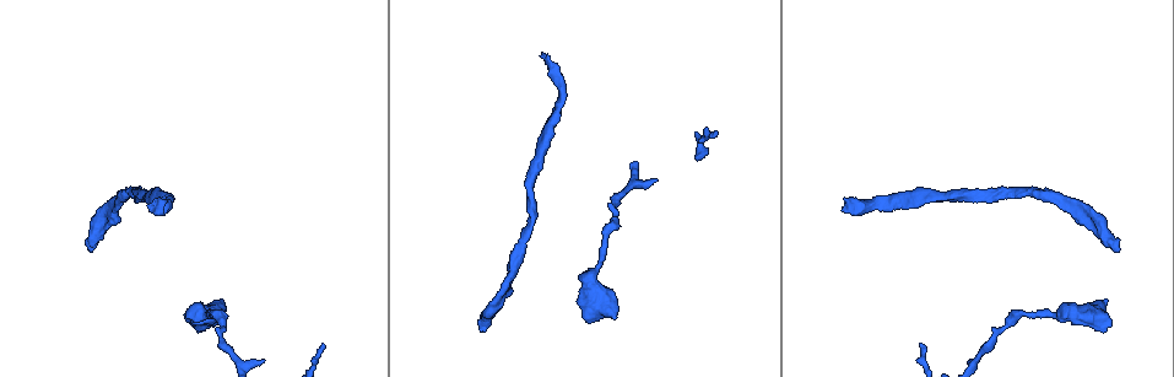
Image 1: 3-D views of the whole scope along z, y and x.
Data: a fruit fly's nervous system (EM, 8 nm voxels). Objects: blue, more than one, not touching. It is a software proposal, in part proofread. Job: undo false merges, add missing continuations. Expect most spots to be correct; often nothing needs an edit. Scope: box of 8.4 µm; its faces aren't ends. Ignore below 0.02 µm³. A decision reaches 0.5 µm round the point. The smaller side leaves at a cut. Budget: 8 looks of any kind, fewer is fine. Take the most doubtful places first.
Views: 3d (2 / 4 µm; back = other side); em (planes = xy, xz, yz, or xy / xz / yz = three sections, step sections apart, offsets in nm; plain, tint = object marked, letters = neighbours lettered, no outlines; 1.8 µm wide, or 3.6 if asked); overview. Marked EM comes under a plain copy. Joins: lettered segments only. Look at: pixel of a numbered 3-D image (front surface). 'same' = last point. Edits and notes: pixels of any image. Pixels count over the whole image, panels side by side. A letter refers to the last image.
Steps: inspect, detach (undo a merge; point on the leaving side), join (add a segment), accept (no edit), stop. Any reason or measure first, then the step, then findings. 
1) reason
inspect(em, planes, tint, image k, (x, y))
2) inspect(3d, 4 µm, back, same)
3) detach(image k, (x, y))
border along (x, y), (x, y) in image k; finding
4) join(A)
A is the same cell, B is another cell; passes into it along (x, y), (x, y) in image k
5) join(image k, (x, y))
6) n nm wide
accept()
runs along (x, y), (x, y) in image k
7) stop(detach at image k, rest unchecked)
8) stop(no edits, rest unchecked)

free end
inspect(3d, 2 µm, image 1, (844, 207))

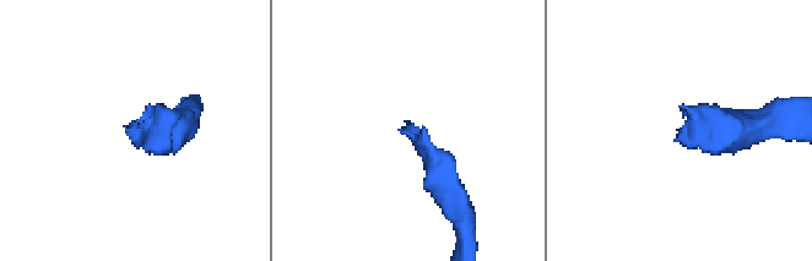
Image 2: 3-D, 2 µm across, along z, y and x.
inspect(em, yz, step 8, letters, image 2, (129, 135))

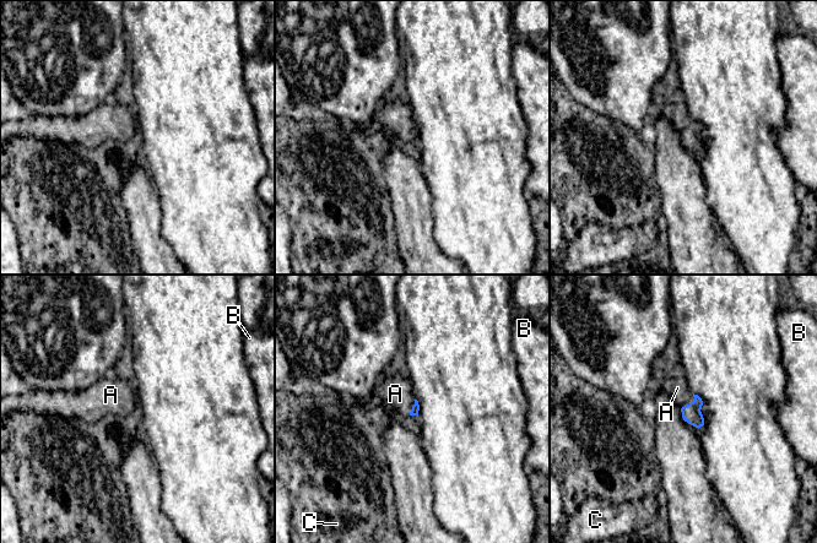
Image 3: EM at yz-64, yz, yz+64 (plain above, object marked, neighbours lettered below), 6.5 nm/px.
join(image 3, (677, 387))
A is the same cell, B and C are other cells; passes into it along (691, 413), (691, 402), (677, 387) in image 3; the neuron continues

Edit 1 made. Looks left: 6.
see it whole again
inspect(overview)

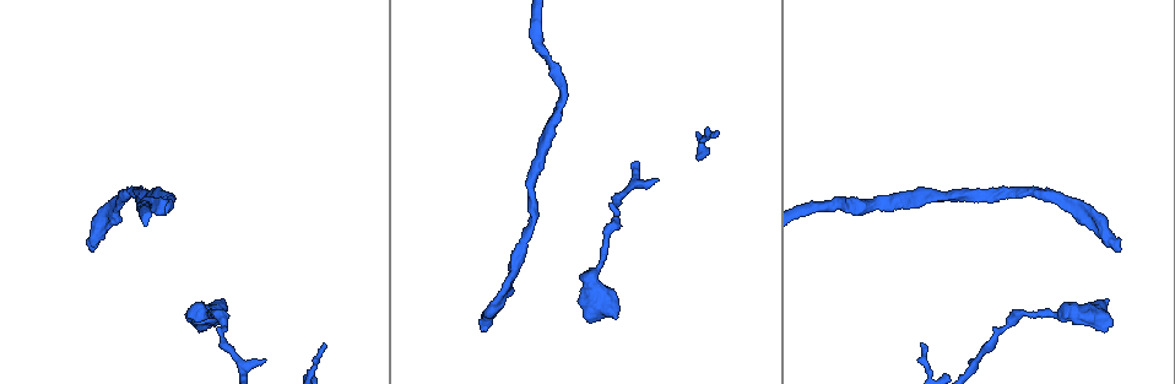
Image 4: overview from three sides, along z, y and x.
long arm stops here
inspect(em, planes, tint, image 4, (486, 329))

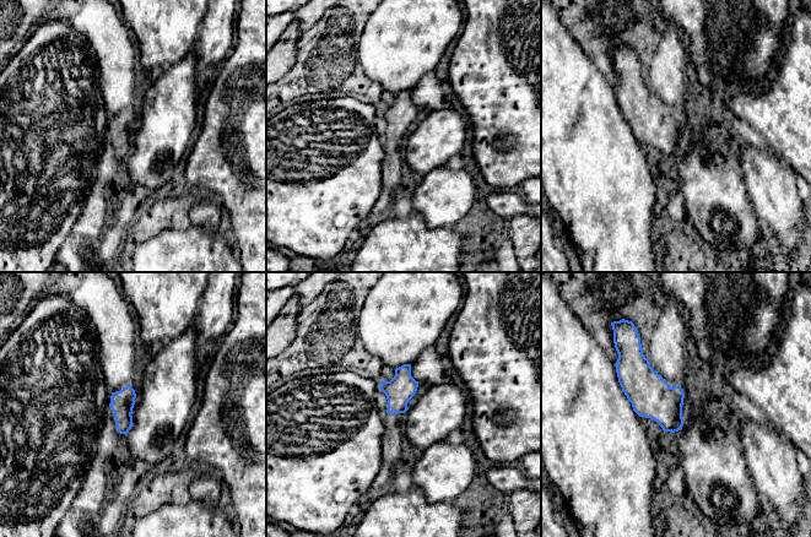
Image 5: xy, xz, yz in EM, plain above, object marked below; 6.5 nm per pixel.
see the neighbours
inspect(em, planes, letters, same)

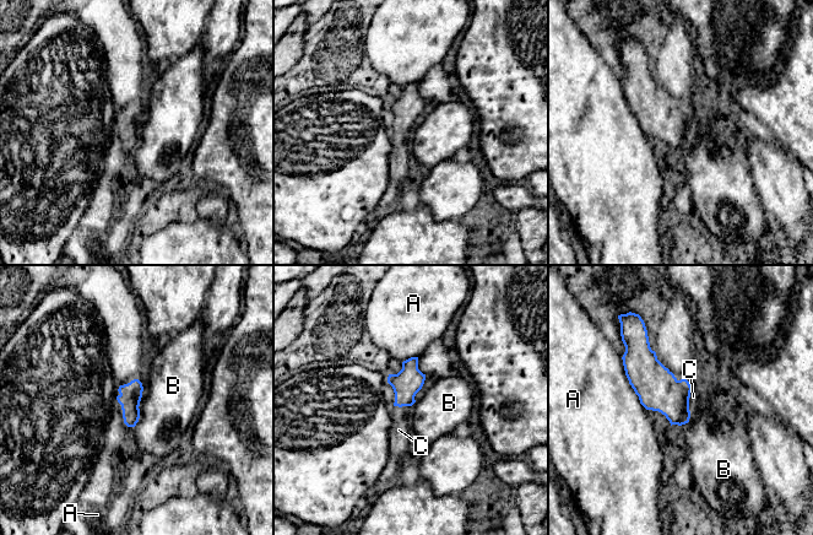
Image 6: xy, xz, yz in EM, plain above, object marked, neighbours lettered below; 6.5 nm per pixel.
join(image 6, (399, 430))
C is the same cell, A and B are other cells; the neuron continues

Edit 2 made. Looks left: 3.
redraw
inspect(overview)

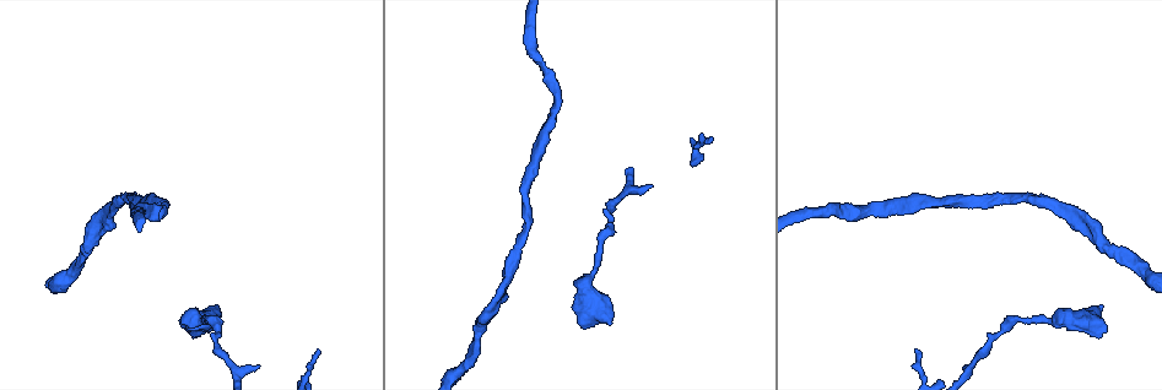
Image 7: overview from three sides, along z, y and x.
thick end
inspect(em, planes, letters, image 7, (1105, 326))

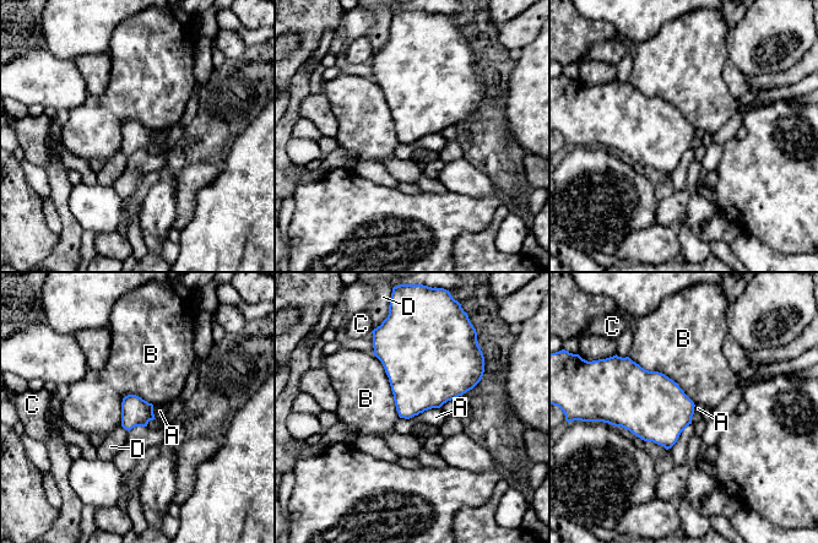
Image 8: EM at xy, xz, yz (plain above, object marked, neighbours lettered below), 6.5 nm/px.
accept()
A, B, C and D are other cells; border along (439, 407), (399, 417) in image 8; no lettered segment goes on from it

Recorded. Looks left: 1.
stop(join at image 3, join at image 6, rest unchecked)

